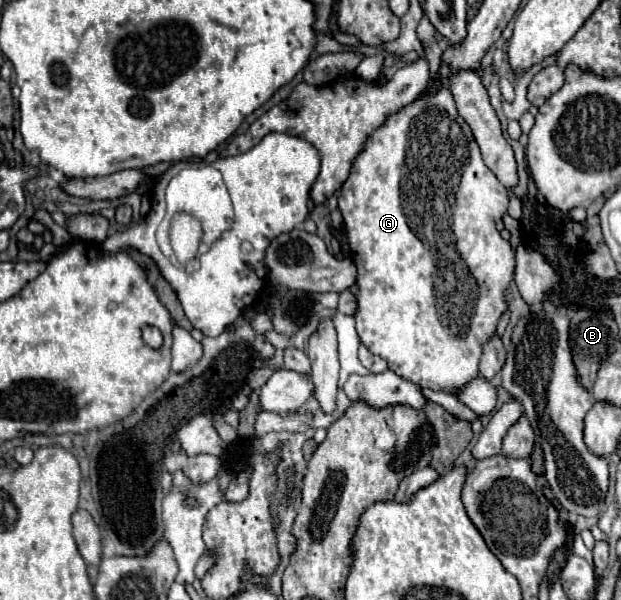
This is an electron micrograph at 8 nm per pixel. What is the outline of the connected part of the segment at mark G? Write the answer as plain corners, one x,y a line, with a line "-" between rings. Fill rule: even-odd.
441,88
437,94
431,94
427,90
413,104
409,104
401,112
389,116
385,120
385,124
379,126
367,138
365,148
355,158
351,174
341,188
339,210
341,210
343,220
345,220
345,232
347,232
347,240
349,240
350,255
355,266
357,266
357,270
359,270
359,276
357,276
359,294
357,294
357,312
355,312
357,332
359,332
361,342
365,342
373,354
381,356
387,362
389,370
393,370
395,374
399,374
411,382
417,382
419,386
425,386
431,390
443,390
449,394
457,394
465,384
479,378
481,350
495,336
497,322
507,312
505,292
509,290
511,278
513,278
515,252
513,252
511,244
507,240
503,240
499,230
495,228
495,222
499,218
503,218
503,214
507,212
507,204
509,204
507,188
501,186
501,182
497,182
497,178
485,166
471,128
467,126
467,122
463,118
459,118
459,114
455,110
455,102
453,102
449,88

